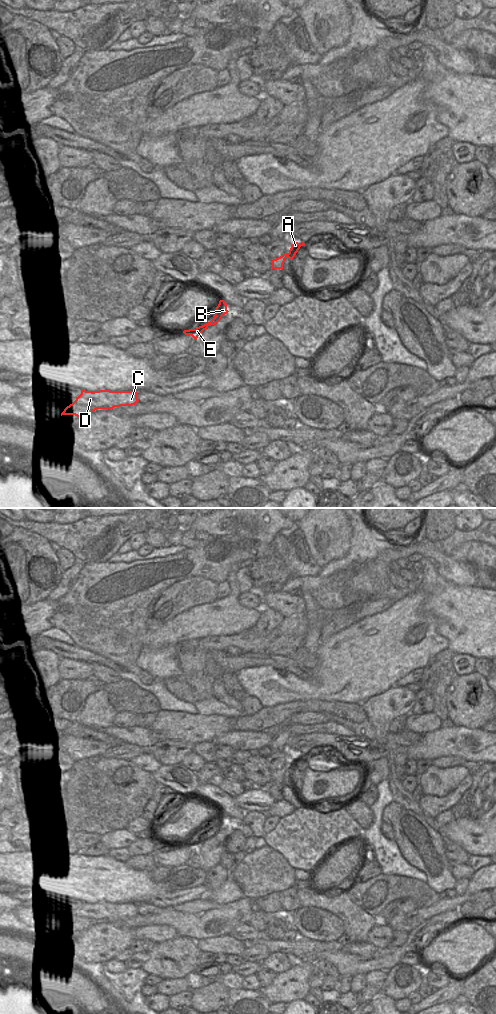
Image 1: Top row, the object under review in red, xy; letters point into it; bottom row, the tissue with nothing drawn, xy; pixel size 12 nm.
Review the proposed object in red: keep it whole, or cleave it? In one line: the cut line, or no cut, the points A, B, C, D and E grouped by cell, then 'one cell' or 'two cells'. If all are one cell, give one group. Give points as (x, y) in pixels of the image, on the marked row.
cut in xy along (86, 391), (81, 398), (76, 399); A B E / C D; two cells

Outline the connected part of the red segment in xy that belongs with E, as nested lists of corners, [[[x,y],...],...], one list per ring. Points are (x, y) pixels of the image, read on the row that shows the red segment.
[[[220,300],[218,306],[216,307],[215,316],[210,322],[197,327],[196,329],[184,330],[183,333],[185,335],[191,335],[194,338],[194,340],[197,340],[198,336],[204,330],[206,330],[209,326],[215,325],[216,323],[218,323],[221,320],[221,318],[228,312],[229,311],[227,310],[227,304],[225,303],[224,300]]]

